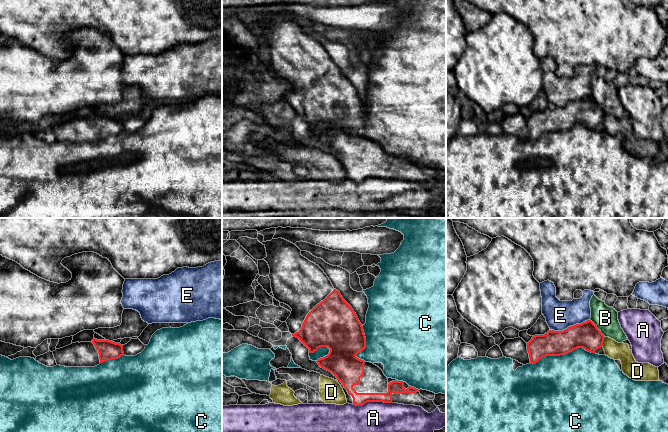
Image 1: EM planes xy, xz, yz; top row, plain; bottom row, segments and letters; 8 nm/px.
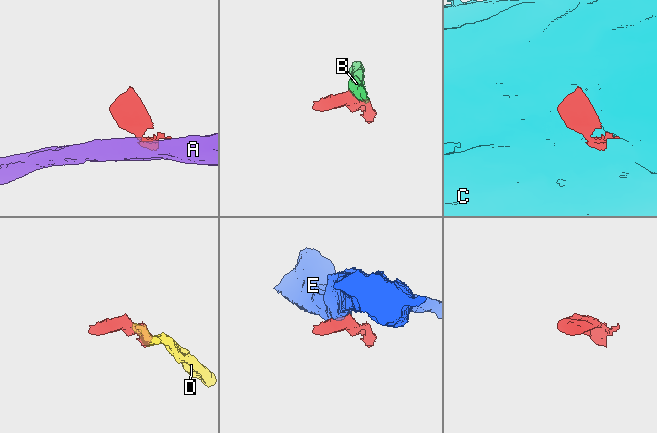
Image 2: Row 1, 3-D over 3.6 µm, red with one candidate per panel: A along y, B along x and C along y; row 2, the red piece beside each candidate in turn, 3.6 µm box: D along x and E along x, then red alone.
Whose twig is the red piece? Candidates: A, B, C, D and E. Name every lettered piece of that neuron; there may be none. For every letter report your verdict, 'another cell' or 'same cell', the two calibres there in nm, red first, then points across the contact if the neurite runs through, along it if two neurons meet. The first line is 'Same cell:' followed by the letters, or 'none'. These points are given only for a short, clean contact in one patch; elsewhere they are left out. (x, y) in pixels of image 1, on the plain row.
Same cell: none
A: another cell; calibres 140 and 280 nm; border xz (391, 178), (352, 180)
B: another cell; calibres 220 and 190 nm; border yz (590, 95), (604, 111)
C: another cell; calibres 220 and 500 nm
D: another cell; calibres 220 and 140 nm
E: another cell; calibres 220 and 240 nm

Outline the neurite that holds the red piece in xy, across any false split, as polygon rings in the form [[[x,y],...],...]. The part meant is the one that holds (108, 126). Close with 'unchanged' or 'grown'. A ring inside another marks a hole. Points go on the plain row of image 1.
[[[93,115],[91,118],[76,118],[53,127],[57,141],[65,143],[95,143],[108,136],[118,135],[124,131],[123,122],[109,116]]] | grown

